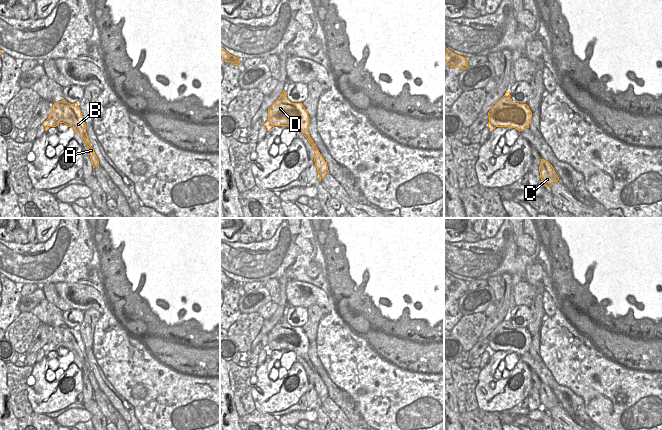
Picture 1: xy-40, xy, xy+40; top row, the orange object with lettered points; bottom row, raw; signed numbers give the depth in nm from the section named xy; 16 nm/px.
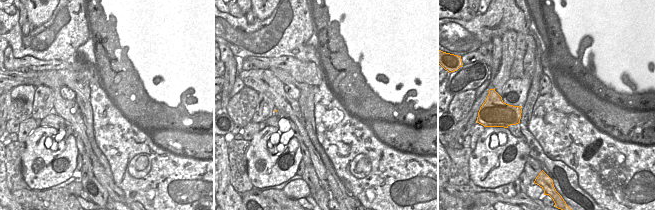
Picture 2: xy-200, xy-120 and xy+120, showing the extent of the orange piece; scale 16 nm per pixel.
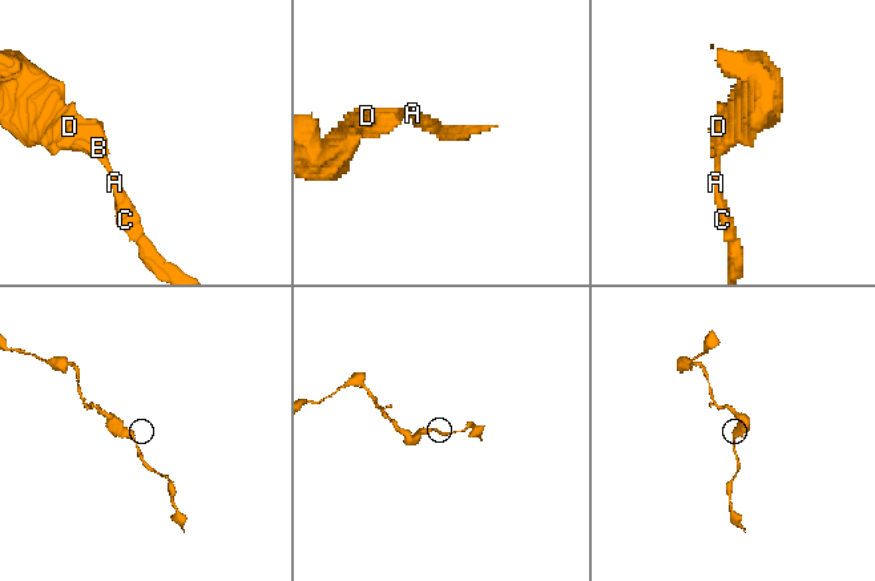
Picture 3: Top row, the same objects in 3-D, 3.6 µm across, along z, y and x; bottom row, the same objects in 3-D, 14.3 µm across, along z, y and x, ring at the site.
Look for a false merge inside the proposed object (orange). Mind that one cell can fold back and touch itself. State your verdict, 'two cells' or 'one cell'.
one cell

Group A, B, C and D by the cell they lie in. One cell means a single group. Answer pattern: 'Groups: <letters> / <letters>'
Groups: A B C D.

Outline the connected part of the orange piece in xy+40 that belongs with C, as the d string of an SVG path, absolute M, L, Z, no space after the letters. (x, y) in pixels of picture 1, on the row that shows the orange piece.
M541 159L541 164L539 166L541 184L545 187L550 187L552 184L559 180L558 175L556 174L552 165L544 160Z

